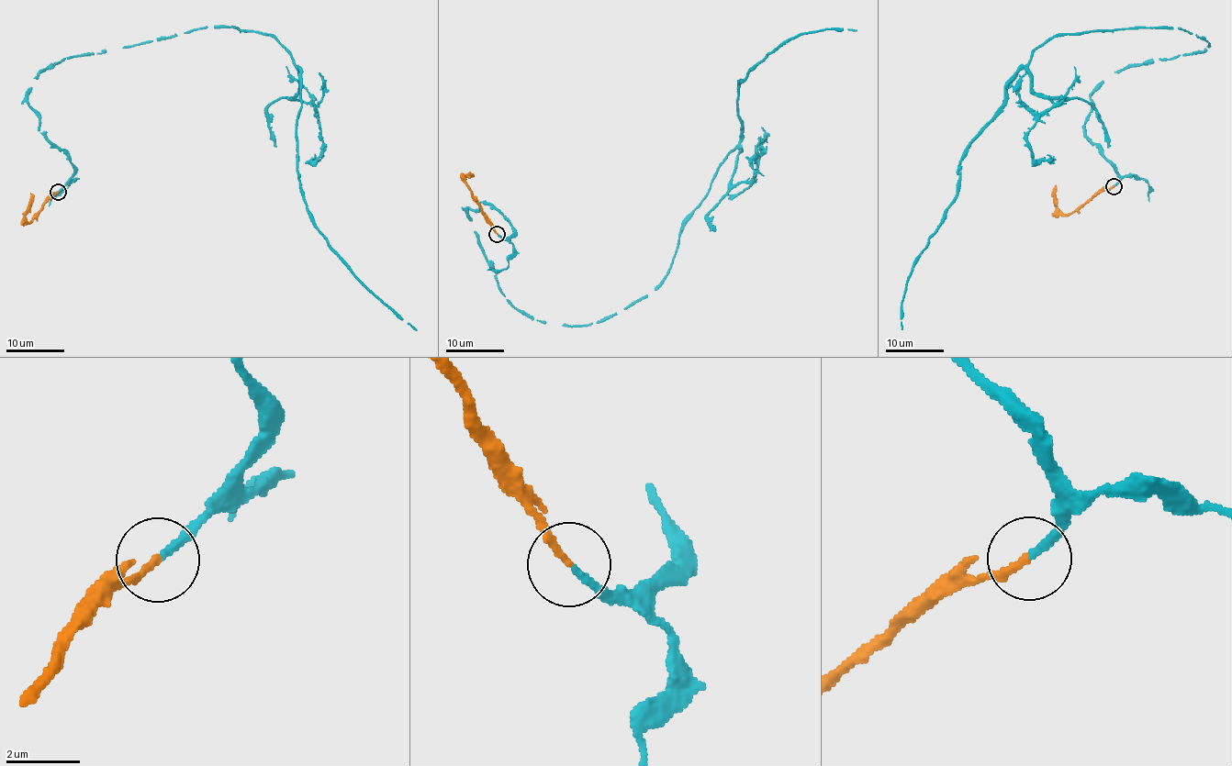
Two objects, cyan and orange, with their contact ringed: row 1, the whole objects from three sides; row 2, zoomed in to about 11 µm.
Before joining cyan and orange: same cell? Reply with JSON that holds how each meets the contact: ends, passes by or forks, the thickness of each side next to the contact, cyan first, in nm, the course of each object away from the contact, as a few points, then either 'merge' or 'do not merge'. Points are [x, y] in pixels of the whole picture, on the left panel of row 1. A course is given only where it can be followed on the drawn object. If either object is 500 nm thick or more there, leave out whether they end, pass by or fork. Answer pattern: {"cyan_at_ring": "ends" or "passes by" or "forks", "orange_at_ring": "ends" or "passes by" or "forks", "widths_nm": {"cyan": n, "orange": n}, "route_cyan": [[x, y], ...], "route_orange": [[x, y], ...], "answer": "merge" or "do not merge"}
{"cyan_at_ring": "ends", "orange_at_ring": "ends", "widths_nm": {"cyan": 190, "orange": 190}, "route_cyan": [[58, 192], [74, 164], [28, 101], [37, 75], [194, 29], [271, 34], [299, 70], [312, 221], [416, 329]], "route_orange": [[58, 192], [28, 222], [26, 215], [31, 204], [30, 194]], "answer": "merge"}

